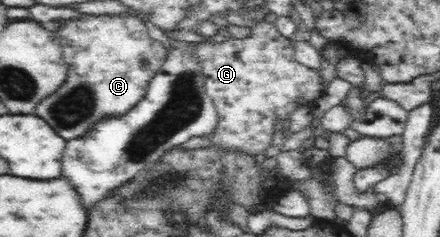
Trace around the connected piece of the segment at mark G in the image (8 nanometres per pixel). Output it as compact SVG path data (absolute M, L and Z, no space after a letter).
M265 17L246 23L248 28L251 28L251 32L247 36L231 38L225 42L215 42L211 46L207 46L207 44L193 46L193 58L203 73L206 93L214 102L219 120L217 120L213 134L189 139L186 143L178 146L180 150L212 149L213 144L219 144L215 148L247 150L247 152L243 152L243 155L248 155L249 158L255 154L261 154L263 150L269 148L269 144L273 144L275 122L287 120L291 116L291 112L295 112L297 108L305 106L305 104L311 104L313 100L323 96L325 86L321 82L321 74L317 72L317 69L309 68L295 58L293 40L279 33L279 29L273 23L273 17Z

